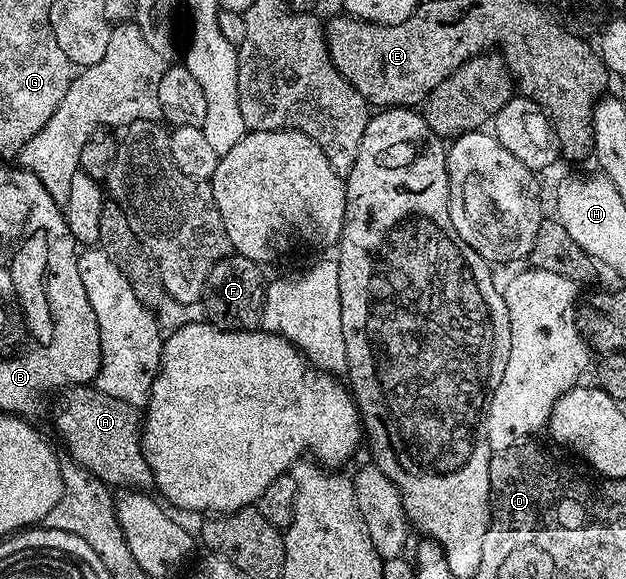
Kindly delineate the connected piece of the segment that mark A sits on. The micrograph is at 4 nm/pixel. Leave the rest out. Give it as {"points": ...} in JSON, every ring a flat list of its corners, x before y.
{"points":[[86,385,65,388,56,400,59,401,55,404,55,428,67,447,66,455,70,459,85,466,85,470,104,480,112,489,147,490,152,487,149,462,145,460,143,450,144,421,141,419,140,409,129,406,129,402,121,402,118,398,109,398,109,394,99,388]]}

